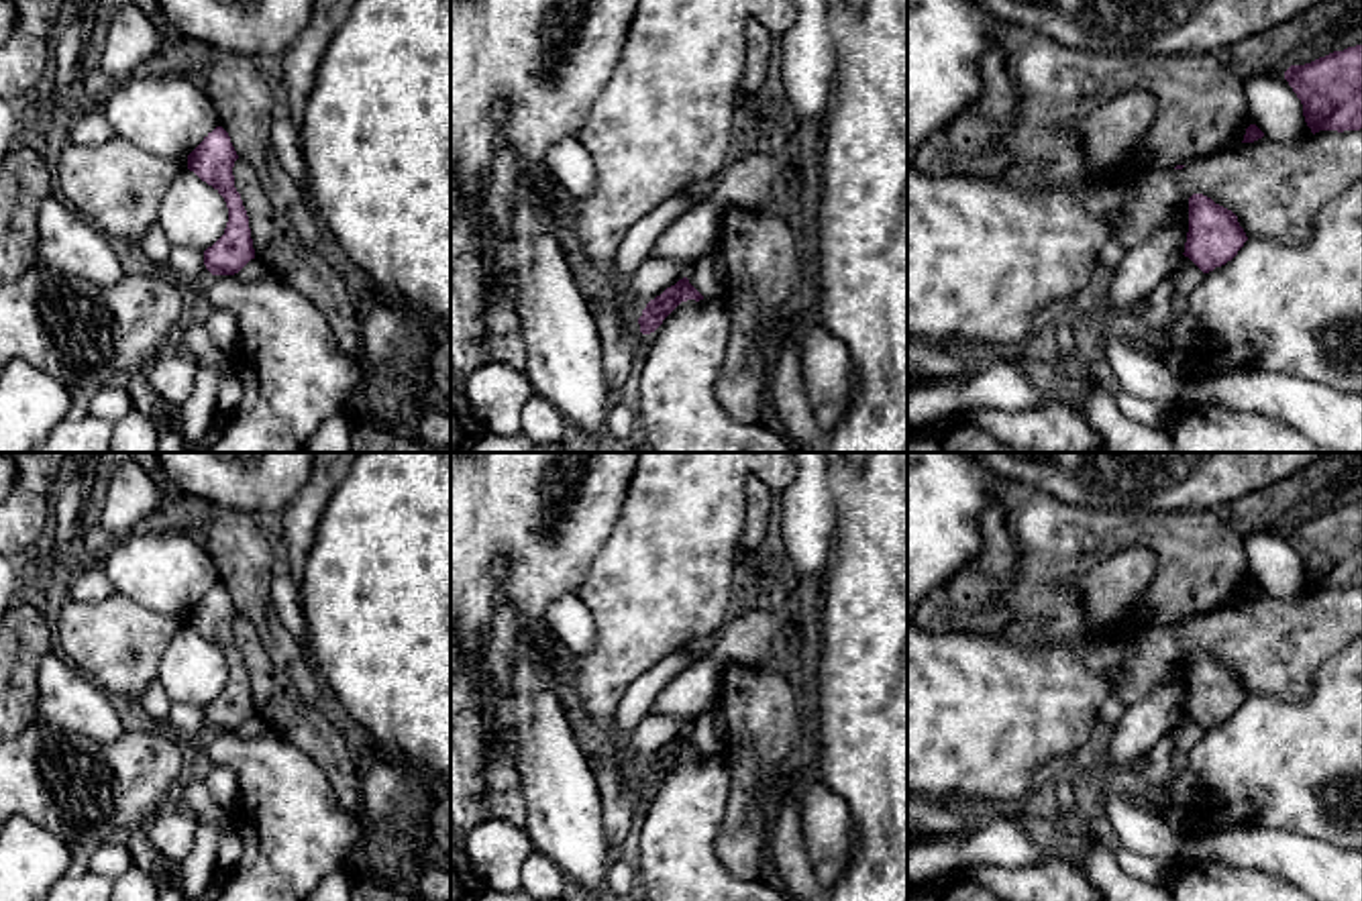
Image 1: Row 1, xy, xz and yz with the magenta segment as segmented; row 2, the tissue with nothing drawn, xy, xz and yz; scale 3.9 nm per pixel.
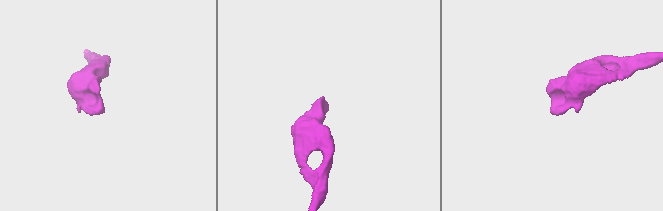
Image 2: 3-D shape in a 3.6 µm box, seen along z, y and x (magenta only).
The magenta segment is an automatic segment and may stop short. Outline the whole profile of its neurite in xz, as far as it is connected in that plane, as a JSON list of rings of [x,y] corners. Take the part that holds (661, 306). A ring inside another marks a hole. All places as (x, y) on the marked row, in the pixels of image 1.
[[[683,277],[650,300],[638,320],[628,314],[622,292],[610,304],[591,308],[612,389],[626,383],[636,353],[640,351],[640,338],[654,332],[663,320],[687,300],[699,302],[703,296]]]

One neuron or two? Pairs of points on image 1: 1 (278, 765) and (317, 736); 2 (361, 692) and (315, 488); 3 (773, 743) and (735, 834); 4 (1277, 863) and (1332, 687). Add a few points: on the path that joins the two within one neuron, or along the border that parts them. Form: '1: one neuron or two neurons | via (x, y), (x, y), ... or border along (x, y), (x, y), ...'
1: two neurons | border along (268, 728), (292, 743), (323, 773), (329, 785)
2: two neurons | border along (347, 475), (335, 490), (304, 561)
3: one neuron | via (755, 765), (751, 789), (741, 812)
4: two neurons | border along (1238, 830), (1252, 826), (1283, 828), (1334, 842)

